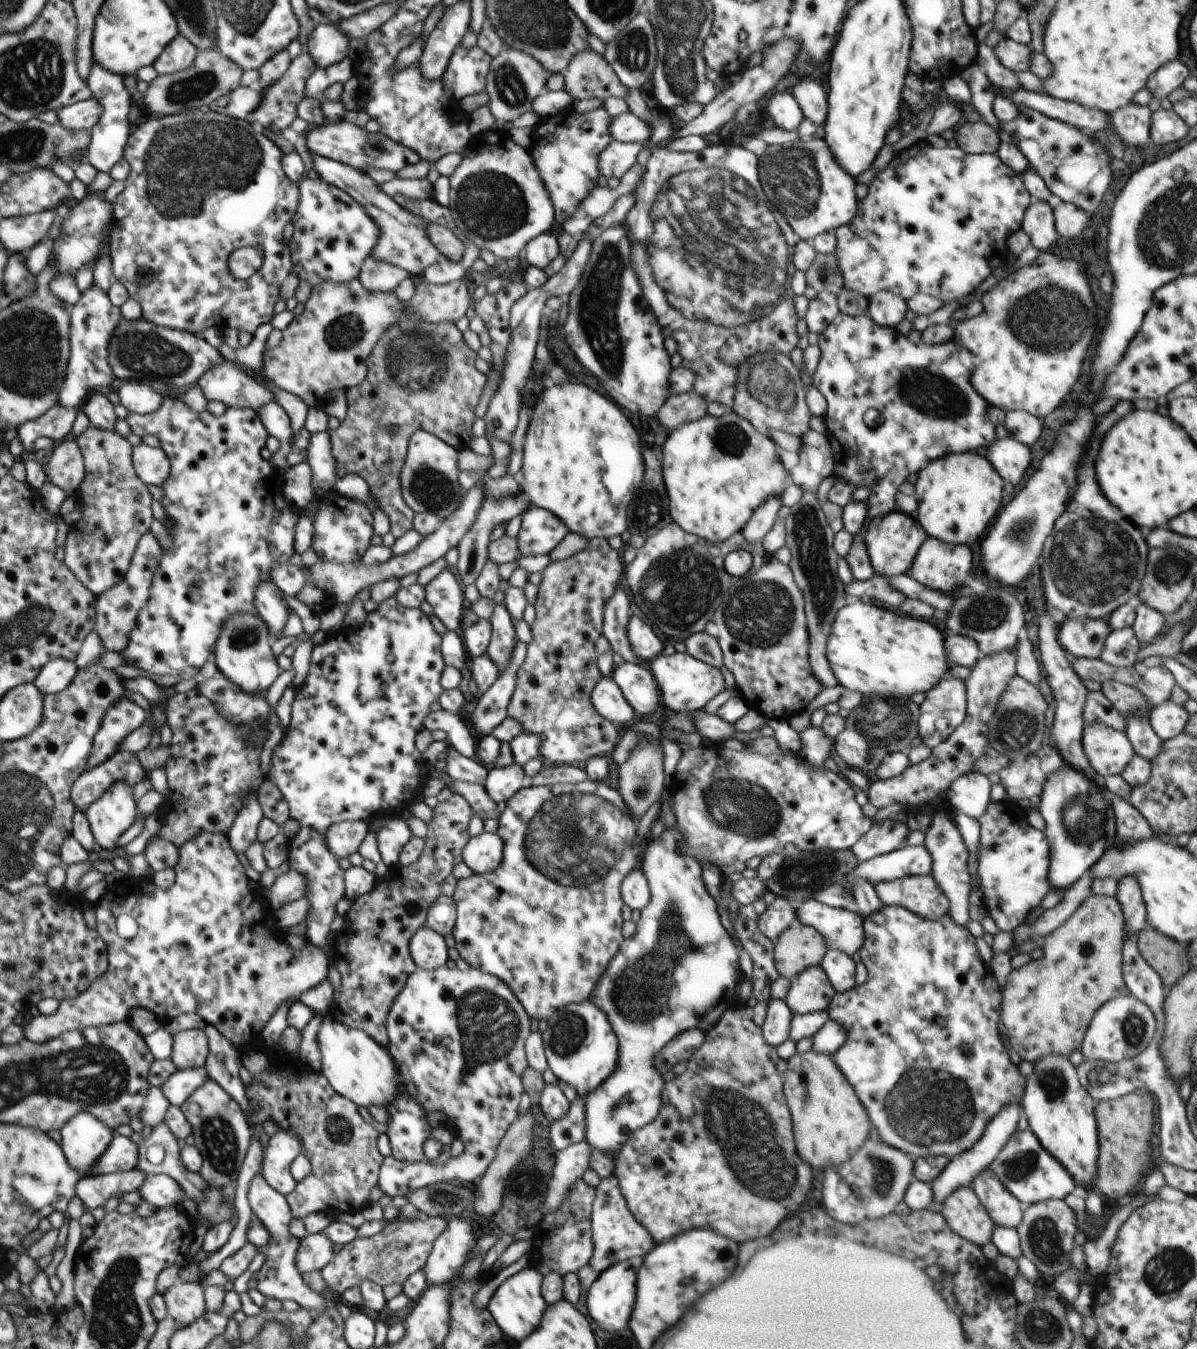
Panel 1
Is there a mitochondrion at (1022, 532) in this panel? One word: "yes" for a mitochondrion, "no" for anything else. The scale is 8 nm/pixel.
yes

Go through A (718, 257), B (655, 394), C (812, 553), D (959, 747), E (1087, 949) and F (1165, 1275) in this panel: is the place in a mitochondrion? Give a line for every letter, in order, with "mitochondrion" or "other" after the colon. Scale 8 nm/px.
A: mitochondrion
B: other
C: mitochondrion
D: other
E: other
F: mitochondrion

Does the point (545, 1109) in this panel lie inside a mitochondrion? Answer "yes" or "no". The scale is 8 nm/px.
no

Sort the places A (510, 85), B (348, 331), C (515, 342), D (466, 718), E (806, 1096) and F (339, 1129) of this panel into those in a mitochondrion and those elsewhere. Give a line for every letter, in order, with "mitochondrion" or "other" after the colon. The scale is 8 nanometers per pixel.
A: mitochondrion
B: mitochondrion
C: other
D: other
E: mitochondrion
F: mitochondrion

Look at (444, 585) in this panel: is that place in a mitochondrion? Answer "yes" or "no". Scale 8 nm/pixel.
no

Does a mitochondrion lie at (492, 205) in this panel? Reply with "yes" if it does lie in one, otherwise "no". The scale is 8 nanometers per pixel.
yes

